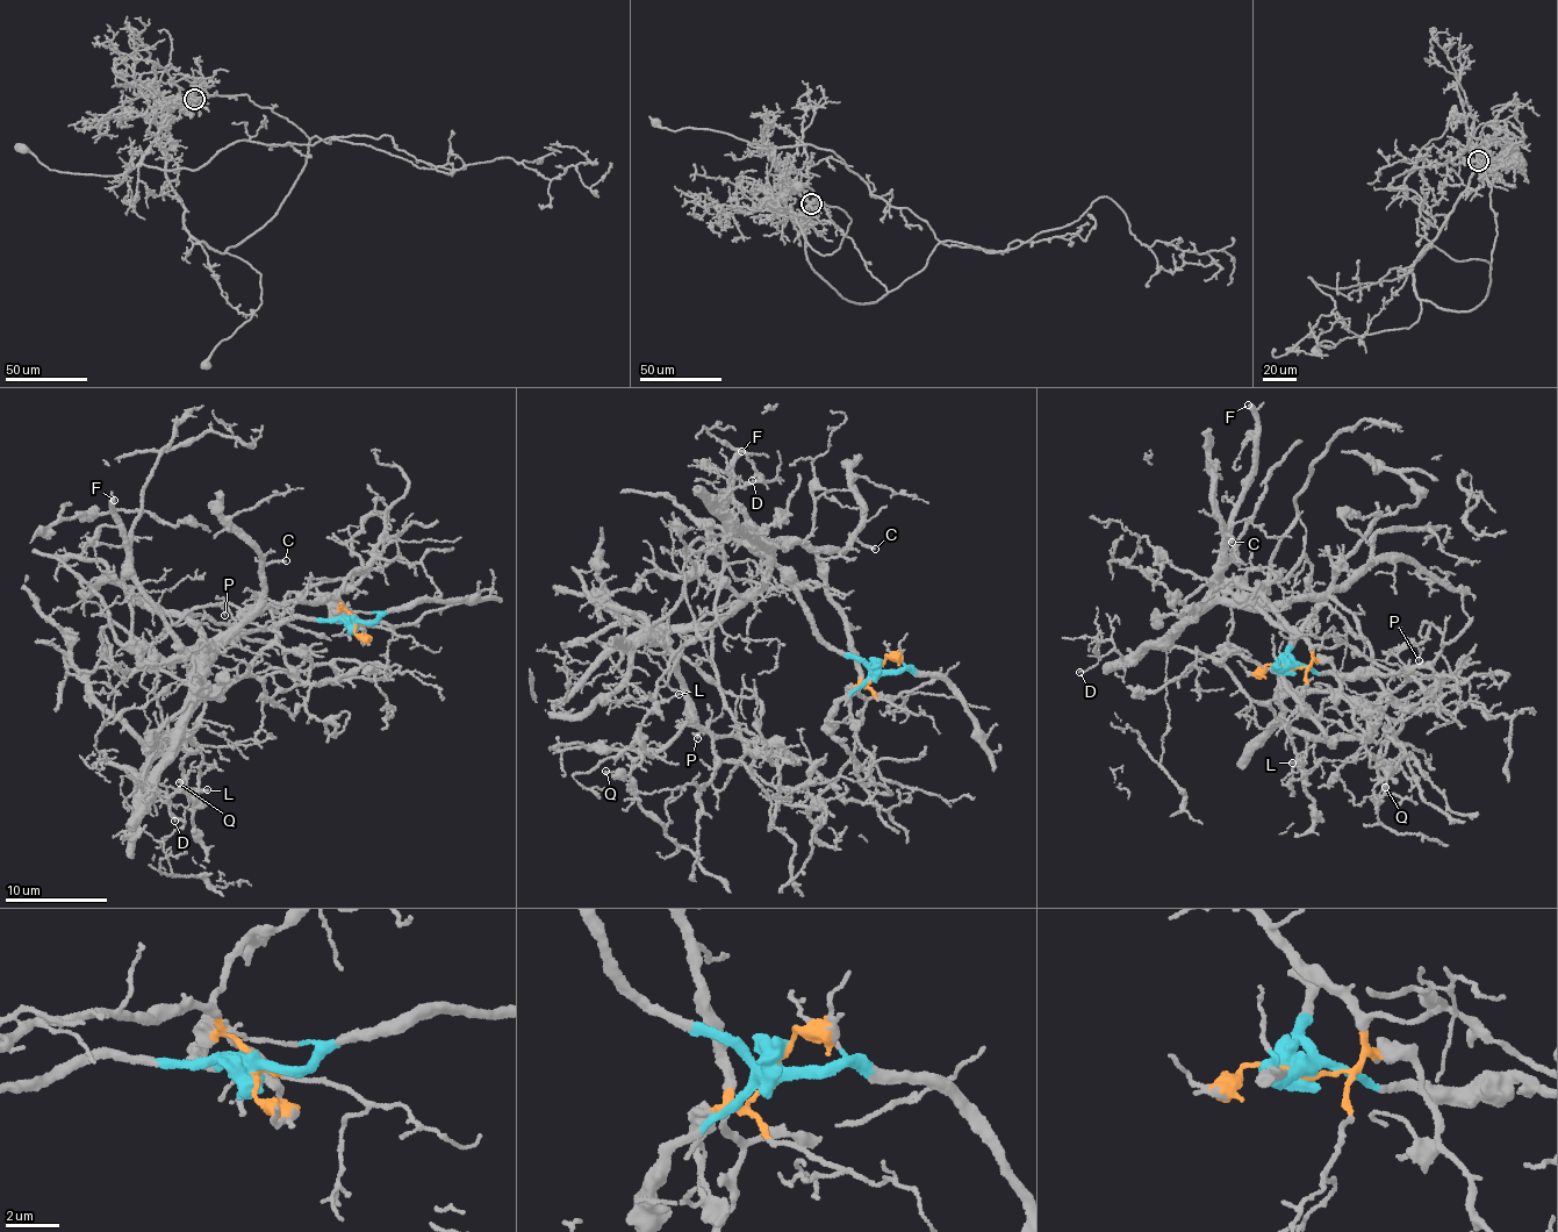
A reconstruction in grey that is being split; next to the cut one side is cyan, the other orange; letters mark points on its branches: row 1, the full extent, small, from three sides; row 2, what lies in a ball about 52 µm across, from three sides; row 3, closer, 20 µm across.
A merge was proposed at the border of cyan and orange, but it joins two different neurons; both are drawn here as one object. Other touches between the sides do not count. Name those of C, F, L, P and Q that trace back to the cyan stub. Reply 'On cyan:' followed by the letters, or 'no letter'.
On cyan: L, Q

